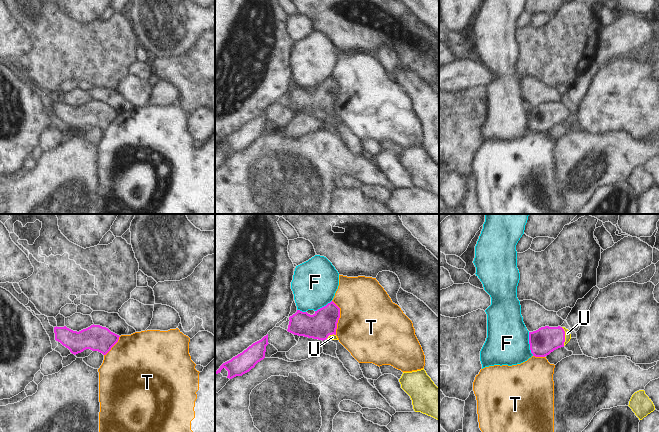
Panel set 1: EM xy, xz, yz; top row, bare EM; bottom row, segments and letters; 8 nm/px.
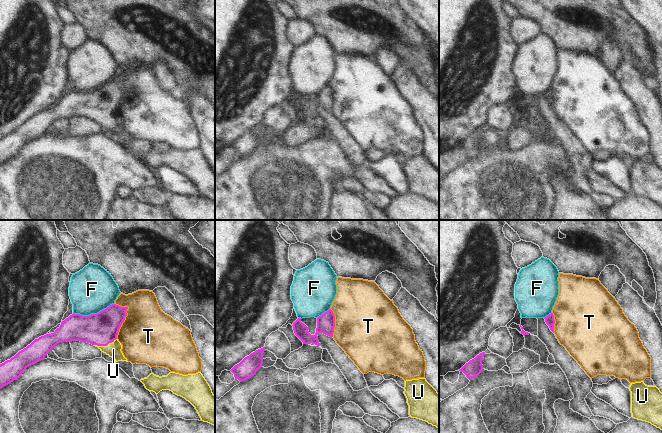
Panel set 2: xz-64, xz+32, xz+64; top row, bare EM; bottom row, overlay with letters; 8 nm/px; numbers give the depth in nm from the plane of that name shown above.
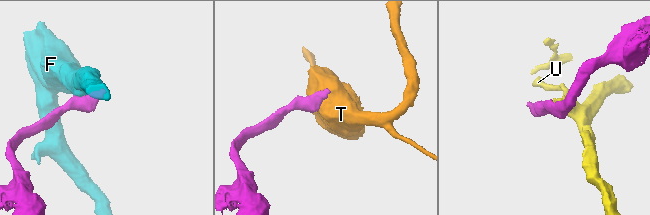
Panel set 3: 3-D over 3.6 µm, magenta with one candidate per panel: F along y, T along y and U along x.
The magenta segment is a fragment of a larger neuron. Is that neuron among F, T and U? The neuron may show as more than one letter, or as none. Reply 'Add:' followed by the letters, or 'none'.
Add: U

